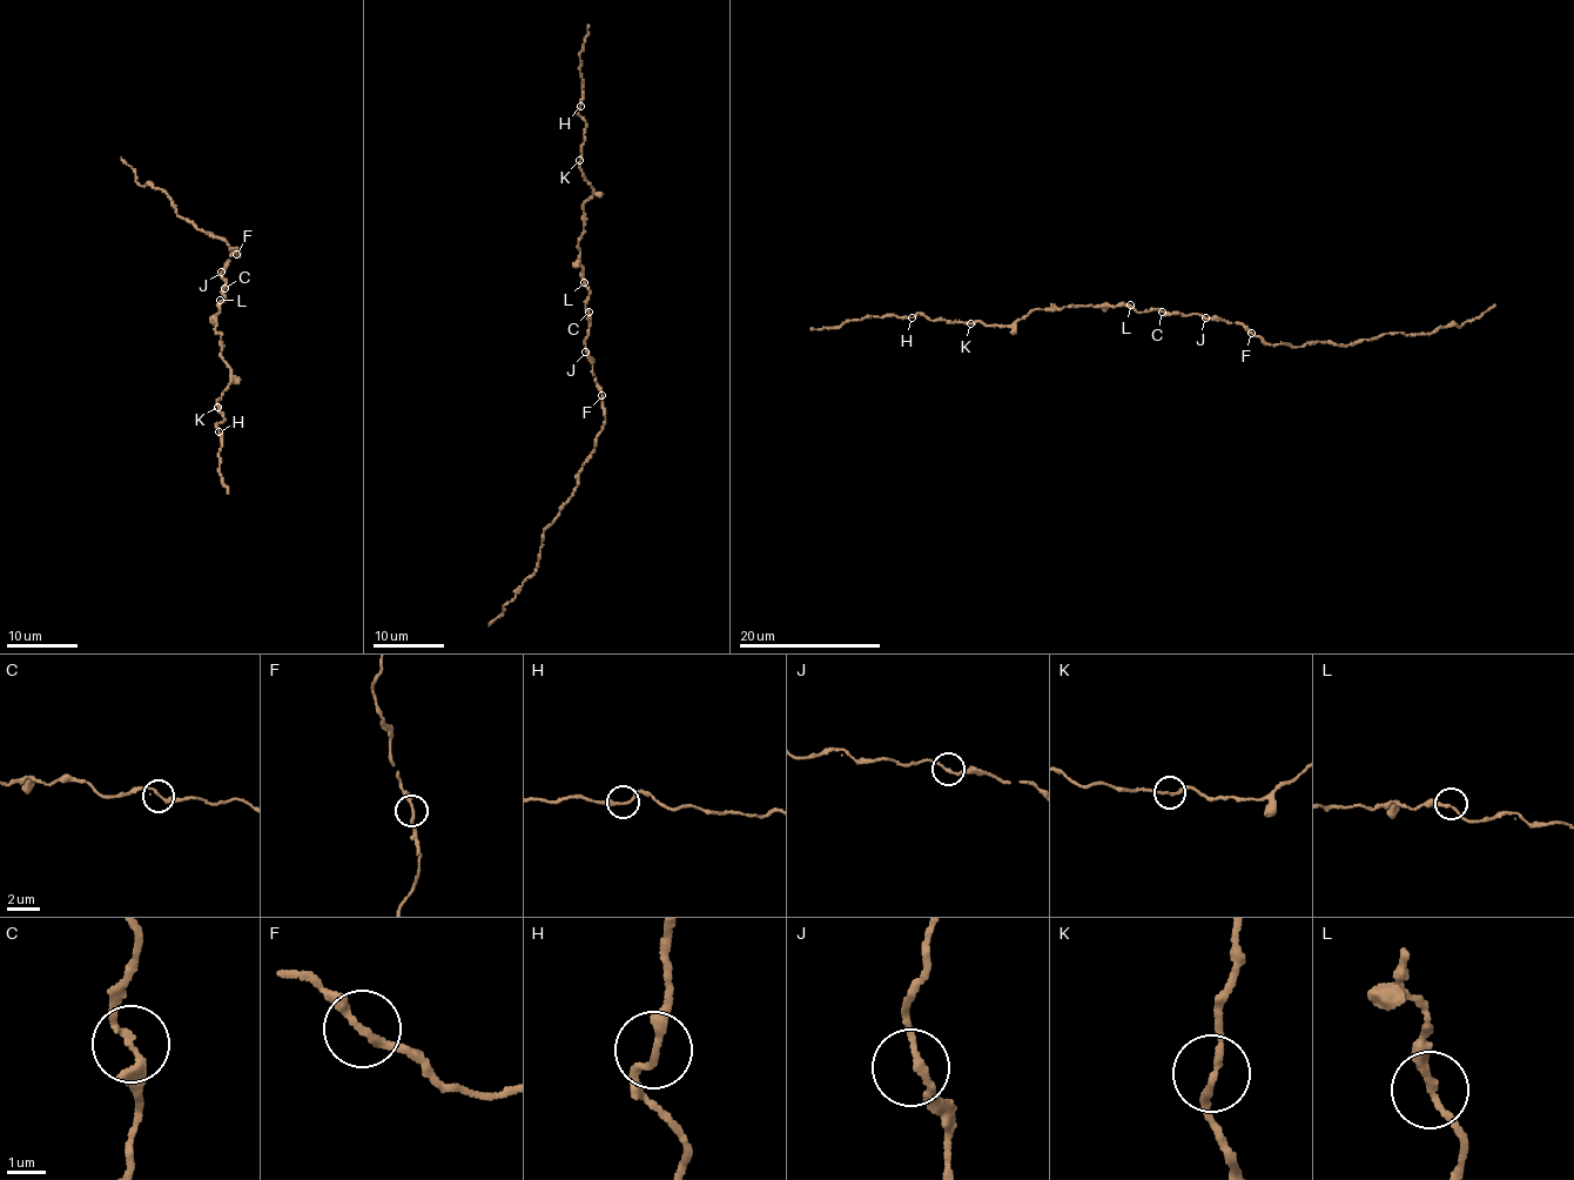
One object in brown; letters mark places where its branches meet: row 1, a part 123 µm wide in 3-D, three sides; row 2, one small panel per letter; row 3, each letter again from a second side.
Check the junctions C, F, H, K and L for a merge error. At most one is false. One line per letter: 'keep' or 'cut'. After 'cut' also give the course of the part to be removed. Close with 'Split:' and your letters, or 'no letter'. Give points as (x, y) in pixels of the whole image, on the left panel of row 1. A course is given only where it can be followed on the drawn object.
C: keep
F: keep
H: keep
K: keep
L: keep
Split: no letter

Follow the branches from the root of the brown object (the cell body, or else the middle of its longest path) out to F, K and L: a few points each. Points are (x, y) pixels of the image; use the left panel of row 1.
F: (227, 285), (221, 270), (224, 270), (231, 252), (236, 254)
K: (227, 285), (215, 334), (221, 334), (230, 381), (219, 407)
L: (227, 285), (221, 288), (226, 302), (220, 300)

